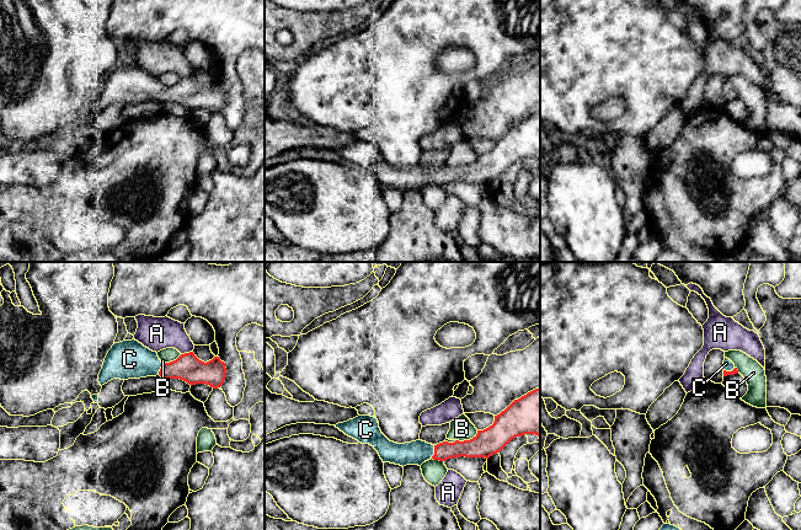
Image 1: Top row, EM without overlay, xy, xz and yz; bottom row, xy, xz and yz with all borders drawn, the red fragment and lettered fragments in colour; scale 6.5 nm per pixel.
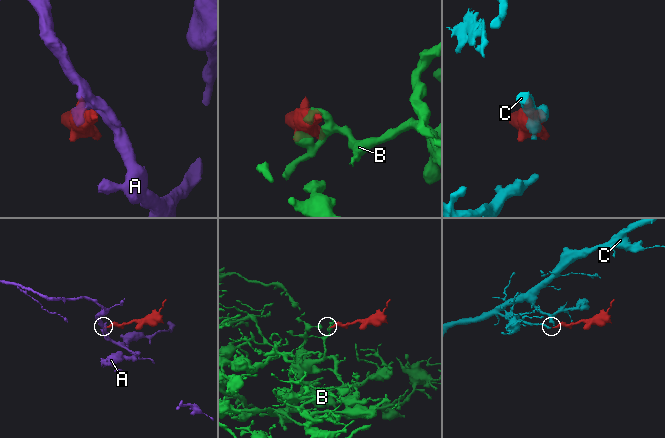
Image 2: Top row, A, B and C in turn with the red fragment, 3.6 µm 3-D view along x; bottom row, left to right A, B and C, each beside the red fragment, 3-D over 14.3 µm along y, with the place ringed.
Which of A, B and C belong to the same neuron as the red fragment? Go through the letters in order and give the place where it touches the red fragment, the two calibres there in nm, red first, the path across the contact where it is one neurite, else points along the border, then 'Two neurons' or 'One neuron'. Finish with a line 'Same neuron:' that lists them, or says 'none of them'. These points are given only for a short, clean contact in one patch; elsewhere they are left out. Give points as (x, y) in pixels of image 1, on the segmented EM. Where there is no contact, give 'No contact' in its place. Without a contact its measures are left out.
A: Touches red at xy (186, 353). Thickness 180 nm (red) against 220 nm. Boundary: xy (192, 351), (181, 354). Two neurons
B: Touches red at xz (466, 440). Thickness 180 nm (red) against 150 nm. Boundary: xz (478, 431), (469, 439), (455, 440). Two neurons
C: Touches red at xz (434, 451). Thickness 120 nm (red) against 160 nm. Path across: xz (473, 448), (434, 451), (416, 453). One neuron
Same neuron: C

